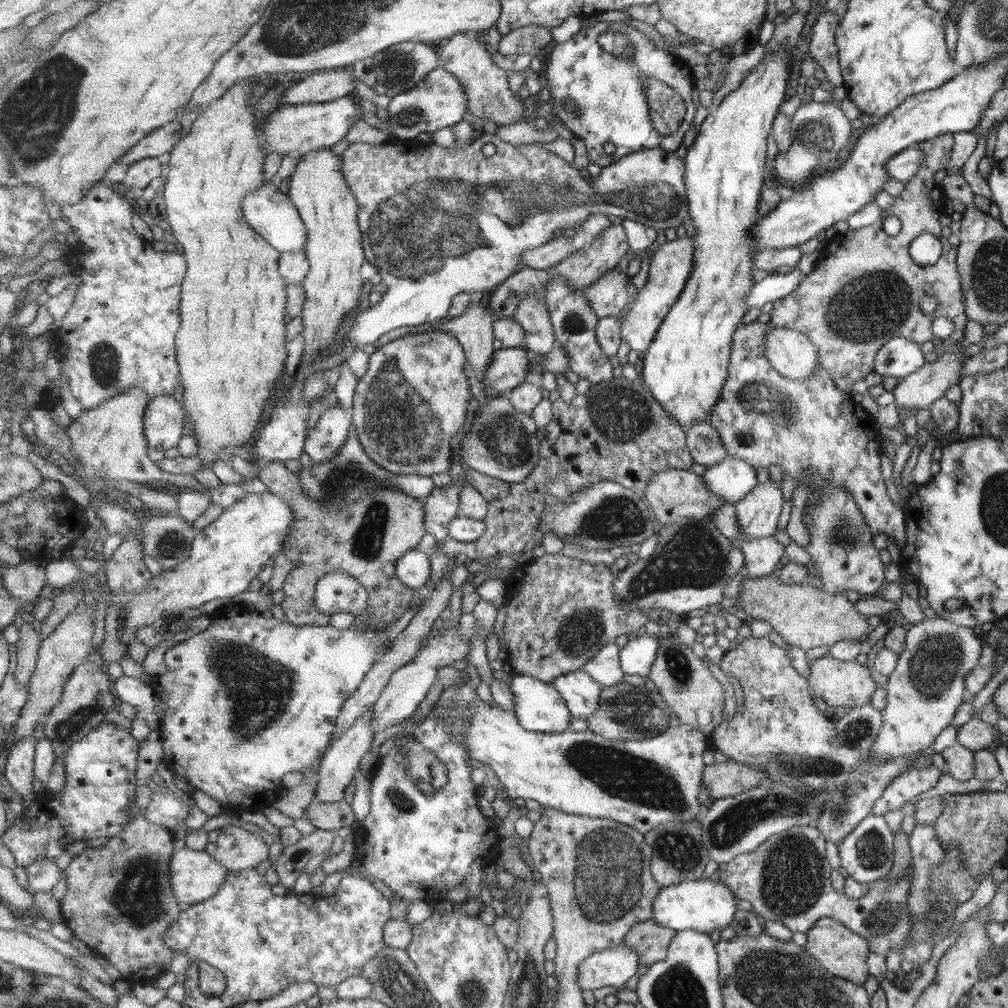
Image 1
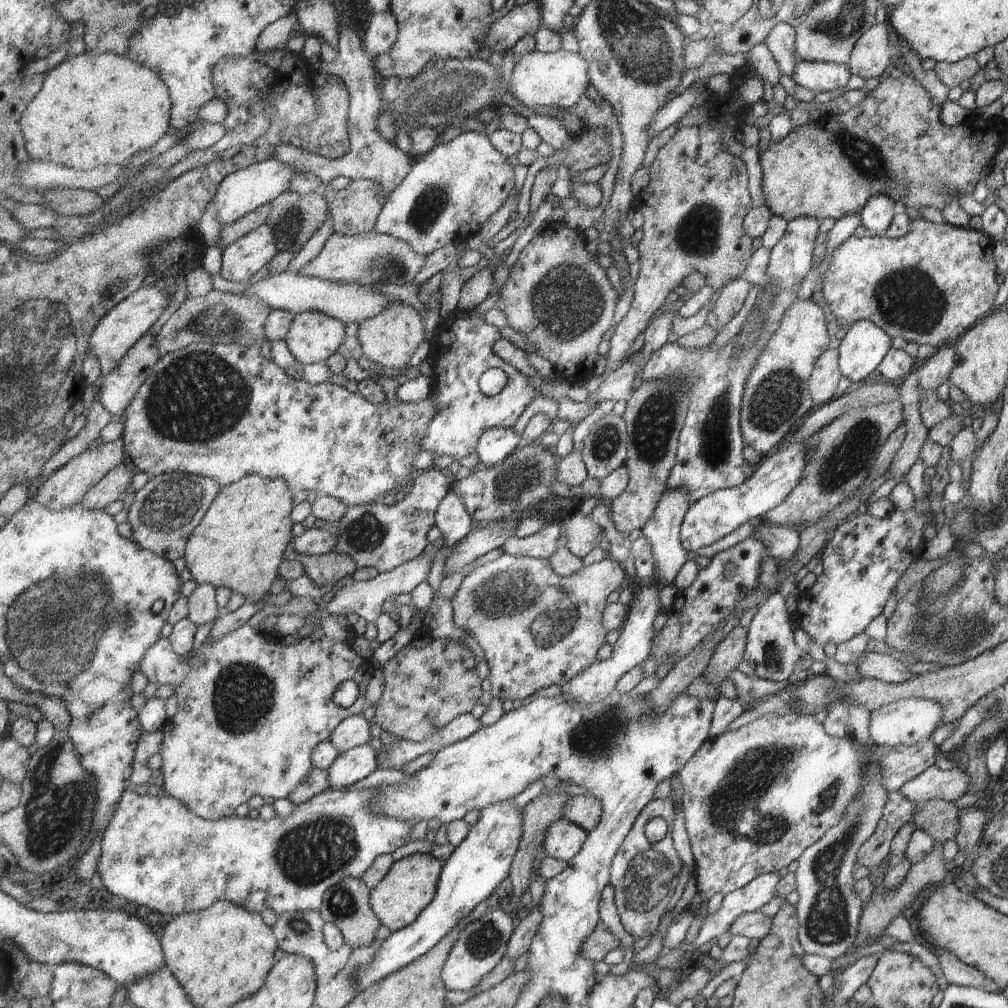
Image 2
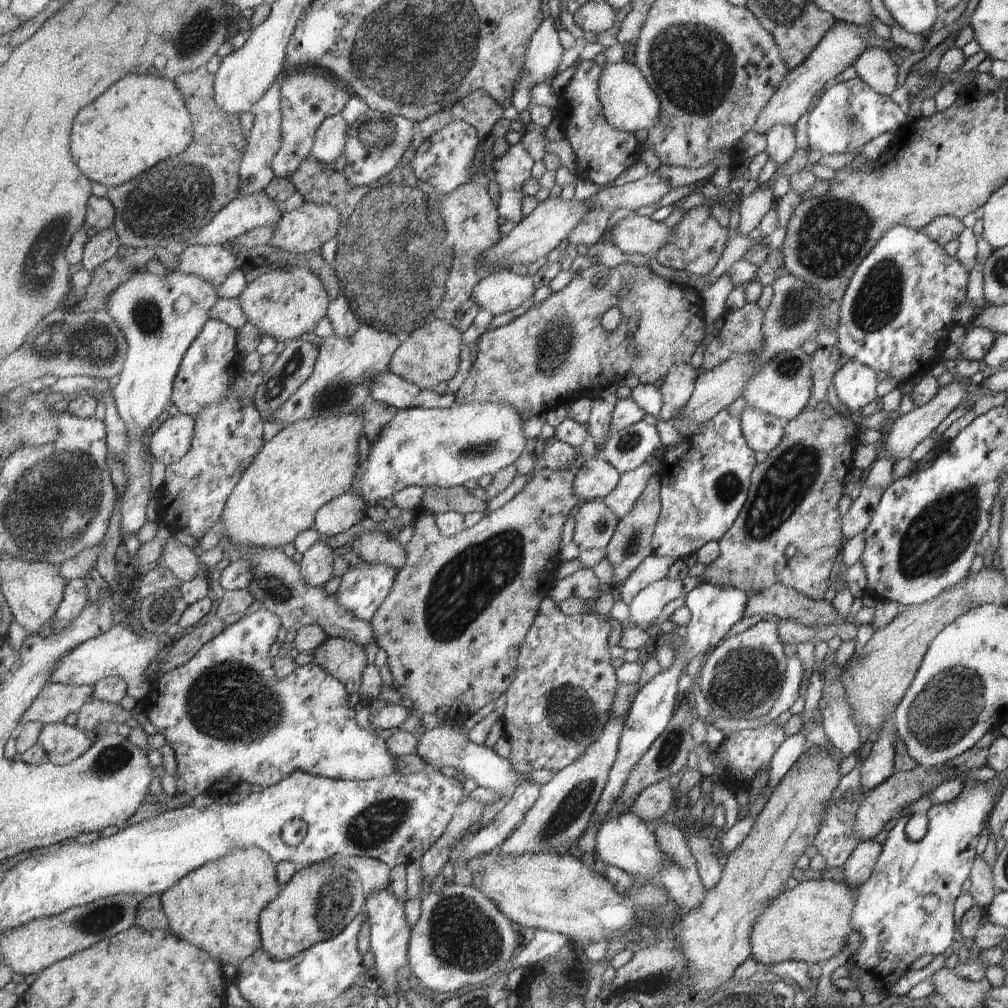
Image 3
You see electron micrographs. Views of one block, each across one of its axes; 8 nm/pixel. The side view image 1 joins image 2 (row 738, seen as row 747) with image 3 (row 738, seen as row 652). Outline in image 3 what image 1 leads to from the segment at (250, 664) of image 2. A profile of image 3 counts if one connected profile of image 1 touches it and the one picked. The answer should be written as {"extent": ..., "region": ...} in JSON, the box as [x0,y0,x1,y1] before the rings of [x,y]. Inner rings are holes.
{"extent":[146,606,398,802],"region":[[[261,606],[259,610],[241,620],[232,620],[221,634],[218,634],[199,650],[195,658],[192,658],[187,664],[167,672],[167,674],[155,679],[152,683],[152,689],[148,696],[151,707],[149,707],[146,715],[157,728],[157,732],[163,733],[169,746],[177,756],[176,792],[170,797],[161,792],[159,797],[163,798],[164,802],[167,802],[178,793],[188,794],[192,799],[197,798],[203,792],[229,795],[236,793],[235,789],[241,781],[248,782],[250,785],[260,785],[264,789],[279,784],[282,780],[289,778],[295,771],[303,771],[318,777],[349,779],[352,781],[383,778],[398,772],[396,770],[395,756],[390,753],[386,740],[378,735],[371,734],[371,732],[357,724],[354,706],[349,704],[350,691],[346,689],[346,686],[338,678],[330,675],[315,662],[311,662],[303,667],[296,667],[296,670],[288,677],[277,677],[277,673],[273,670],[269,648],[275,640],[278,628],[281,628],[281,624],[282,618],[279,618],[278,614],[275,614],[265,606]]]}

